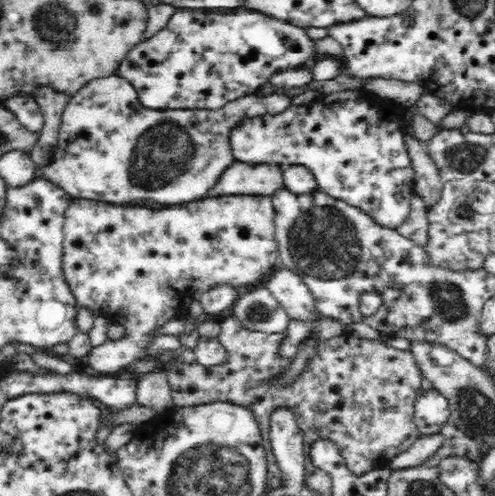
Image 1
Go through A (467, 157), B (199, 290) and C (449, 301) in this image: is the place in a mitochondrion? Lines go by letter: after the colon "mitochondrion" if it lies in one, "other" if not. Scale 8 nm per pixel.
A: mitochondrion
B: other
C: mitochondrion

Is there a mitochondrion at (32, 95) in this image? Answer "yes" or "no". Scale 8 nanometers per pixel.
no

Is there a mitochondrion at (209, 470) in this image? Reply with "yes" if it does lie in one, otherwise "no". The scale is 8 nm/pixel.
yes

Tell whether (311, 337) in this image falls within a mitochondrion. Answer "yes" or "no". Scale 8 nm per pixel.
no

